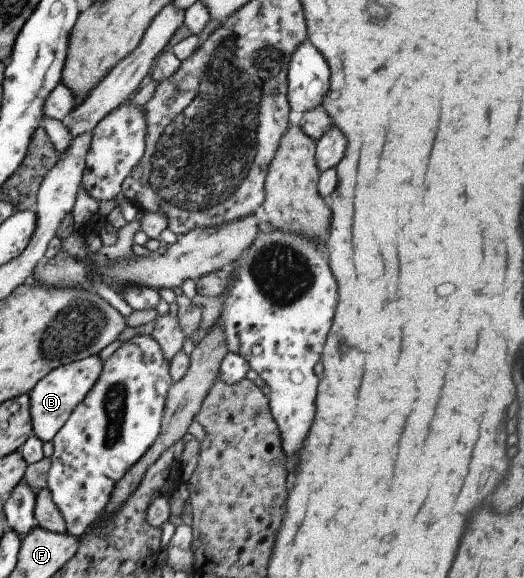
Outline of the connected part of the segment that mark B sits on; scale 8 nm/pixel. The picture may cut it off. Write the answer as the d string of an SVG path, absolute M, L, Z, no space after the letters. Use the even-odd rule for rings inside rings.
M90 355L79 361L72 361L60 365L51 373L48 373L30 391L30 416L32 417L33 434L42 442L50 442L60 432L60 429L68 422L72 411L84 399L90 389L96 385L96 381L102 375L104 361L100 355Z

